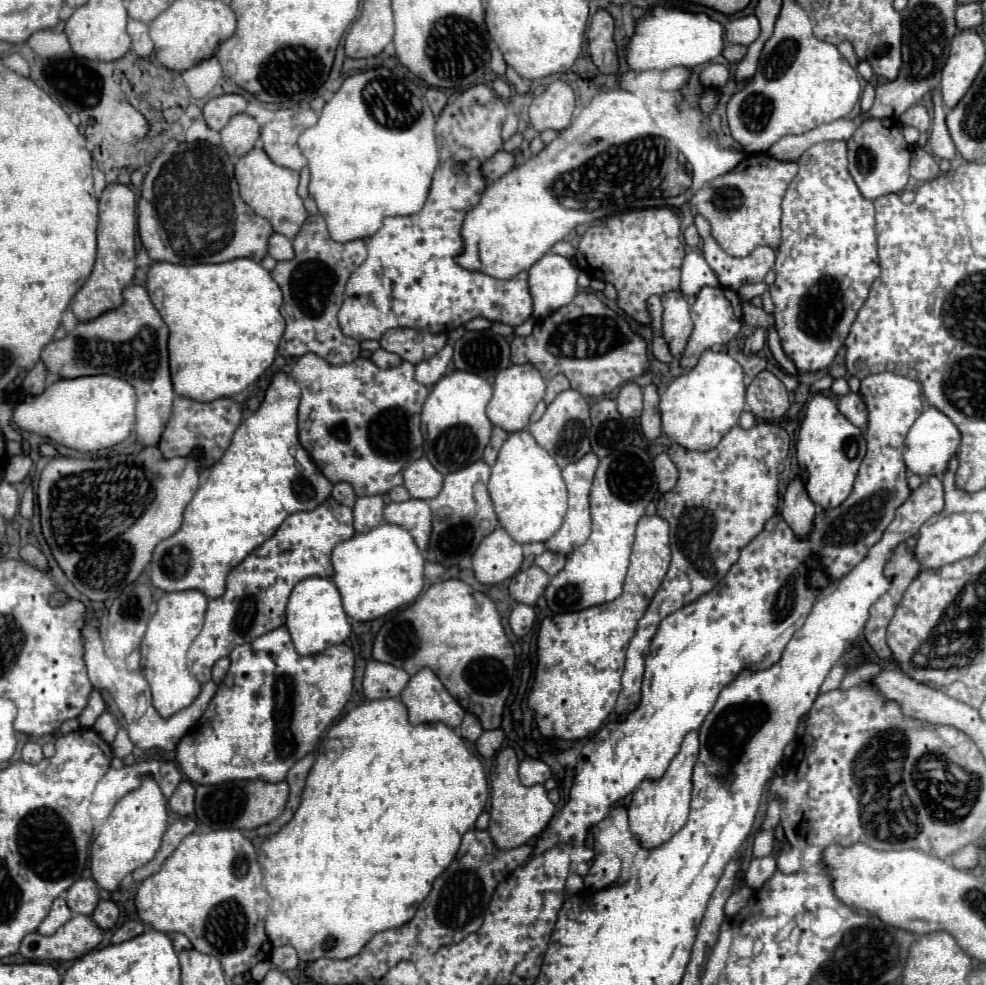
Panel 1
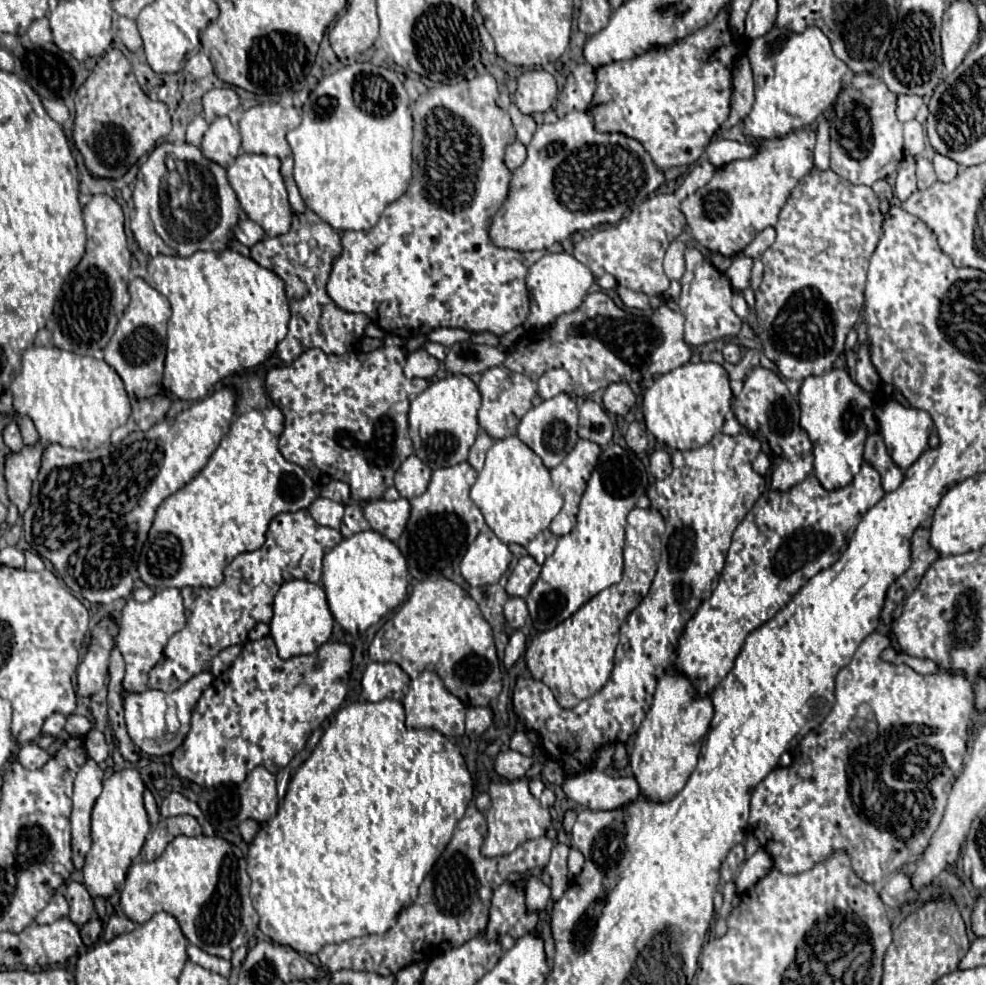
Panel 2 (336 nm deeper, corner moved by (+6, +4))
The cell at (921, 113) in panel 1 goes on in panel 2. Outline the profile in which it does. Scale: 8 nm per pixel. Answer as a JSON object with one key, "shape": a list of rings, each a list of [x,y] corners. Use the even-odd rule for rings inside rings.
{"shape":[[[899,95],[899,101],[897,101],[897,117],[899,117],[899,121],[915,119],[921,105],[923,105],[923,99],[917,97],[917,95]]]}

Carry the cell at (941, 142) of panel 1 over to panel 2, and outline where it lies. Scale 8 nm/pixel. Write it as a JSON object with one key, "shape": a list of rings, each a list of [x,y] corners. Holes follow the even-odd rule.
{"shape":[[[935,155],[933,165],[935,165],[937,179],[939,179],[939,181],[945,181],[945,183],[951,181],[951,179],[957,175],[957,171],[959,171],[959,165],[953,163],[953,159],[943,157],[943,155]]]}

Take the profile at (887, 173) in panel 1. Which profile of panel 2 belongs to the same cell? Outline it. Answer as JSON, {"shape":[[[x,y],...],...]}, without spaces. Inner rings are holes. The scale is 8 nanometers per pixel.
{"shape":[[[855,73],[833,103],[831,171],[853,185],[873,185],[891,175],[903,159],[903,123],[895,115],[897,95],[873,73]]]}

